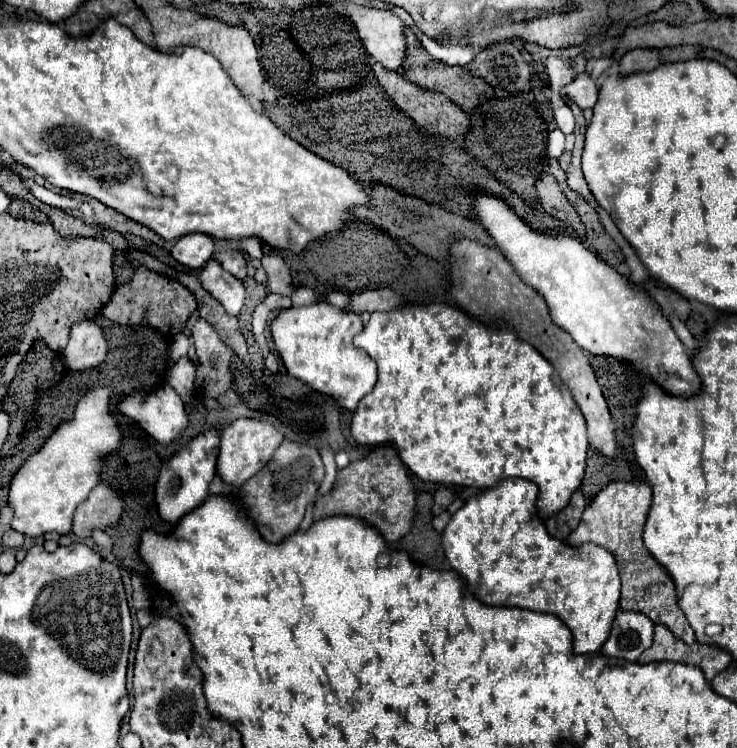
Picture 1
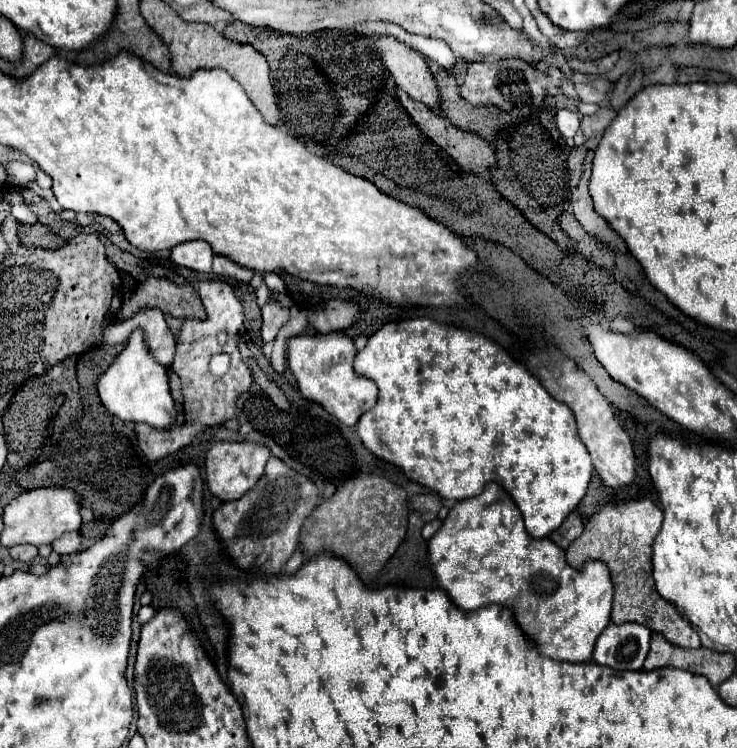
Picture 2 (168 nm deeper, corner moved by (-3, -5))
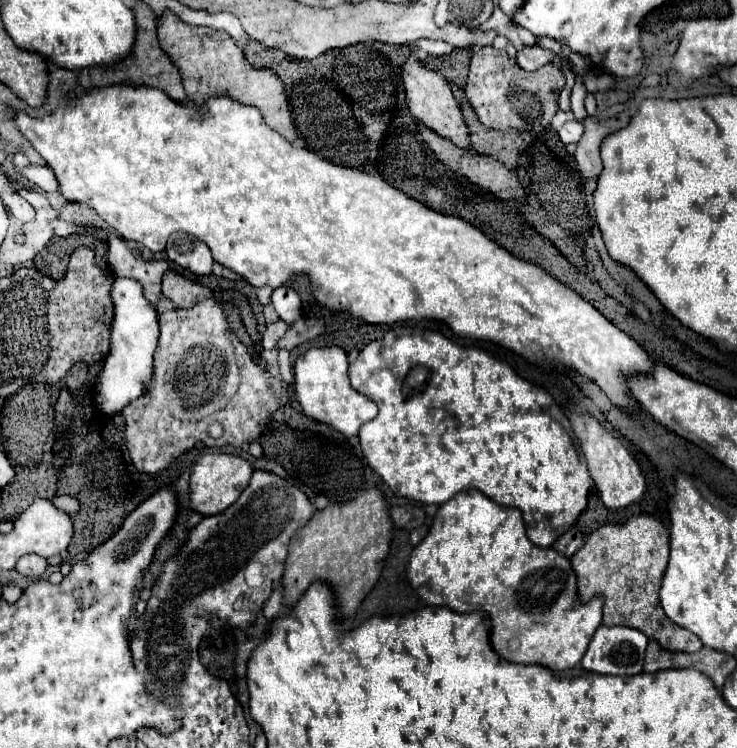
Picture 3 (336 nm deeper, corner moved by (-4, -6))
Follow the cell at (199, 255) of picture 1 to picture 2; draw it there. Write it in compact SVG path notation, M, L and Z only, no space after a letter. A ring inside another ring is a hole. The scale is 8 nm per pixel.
M185 241L171 249L173 263L193 269L193 271L199 271L199 273L211 271L213 257L215 257L215 253L207 241Z

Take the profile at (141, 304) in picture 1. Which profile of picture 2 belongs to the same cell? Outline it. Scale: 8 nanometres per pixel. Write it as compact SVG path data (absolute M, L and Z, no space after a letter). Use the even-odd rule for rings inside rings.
M149 277L147 281L137 285L137 289L123 301L117 319L125 321L145 307L157 307L177 319L181 317L203 321L207 317L201 299L193 287L179 287L167 279L157 277Z

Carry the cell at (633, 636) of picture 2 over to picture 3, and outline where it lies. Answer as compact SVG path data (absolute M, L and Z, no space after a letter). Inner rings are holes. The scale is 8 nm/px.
M600 626L582 658L582 668L598 674L636 676L642 672L642 660L648 638L628 626Z

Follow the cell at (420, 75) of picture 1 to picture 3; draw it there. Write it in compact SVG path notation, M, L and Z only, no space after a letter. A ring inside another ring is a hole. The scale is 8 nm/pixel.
M452 84L452 92L454 92L454 98L458 100L458 104L460 104L462 112L464 112L464 120L466 120L466 126L468 126L470 138L472 138L472 148L478 154L492 156L494 160L502 162L506 168L516 170L518 168L518 156L532 144L534 136L530 132L502 134L498 130L486 128L478 120L478 116L474 114L472 106L468 104L468 100L464 96L464 90L460 90L458 86Z

